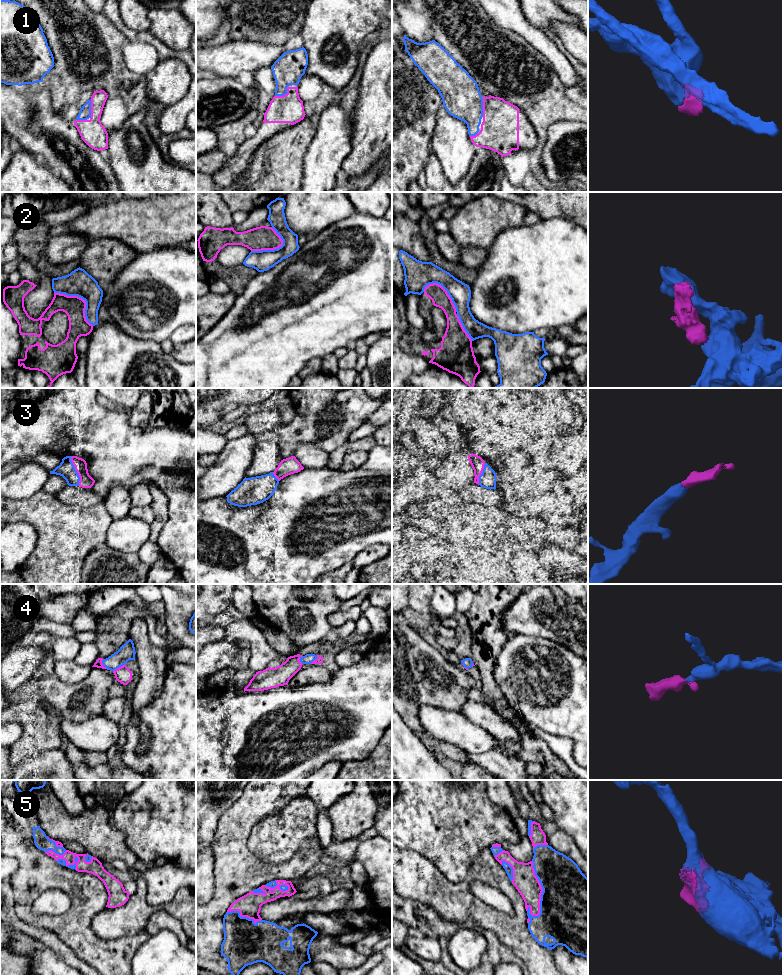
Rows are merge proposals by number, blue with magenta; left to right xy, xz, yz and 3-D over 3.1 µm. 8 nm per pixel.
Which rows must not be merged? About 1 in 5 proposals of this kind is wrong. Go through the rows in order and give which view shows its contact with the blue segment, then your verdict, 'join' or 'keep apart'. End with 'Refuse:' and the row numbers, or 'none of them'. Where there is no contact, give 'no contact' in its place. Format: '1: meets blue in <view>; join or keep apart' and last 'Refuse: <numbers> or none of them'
1: meets blue in xy; join
2: meets blue in xy; keep apart
3: meets blue in xy; join
4: meets blue in xy; join
5: meets blue in yz; join
Refuse: 2

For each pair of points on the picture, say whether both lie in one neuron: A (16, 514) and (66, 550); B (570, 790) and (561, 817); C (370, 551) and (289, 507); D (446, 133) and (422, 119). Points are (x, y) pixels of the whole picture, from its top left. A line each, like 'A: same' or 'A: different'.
A: same
B: same
C: different
D: different

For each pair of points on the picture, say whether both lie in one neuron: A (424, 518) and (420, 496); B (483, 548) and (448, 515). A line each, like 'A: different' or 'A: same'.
A: different
B: same

